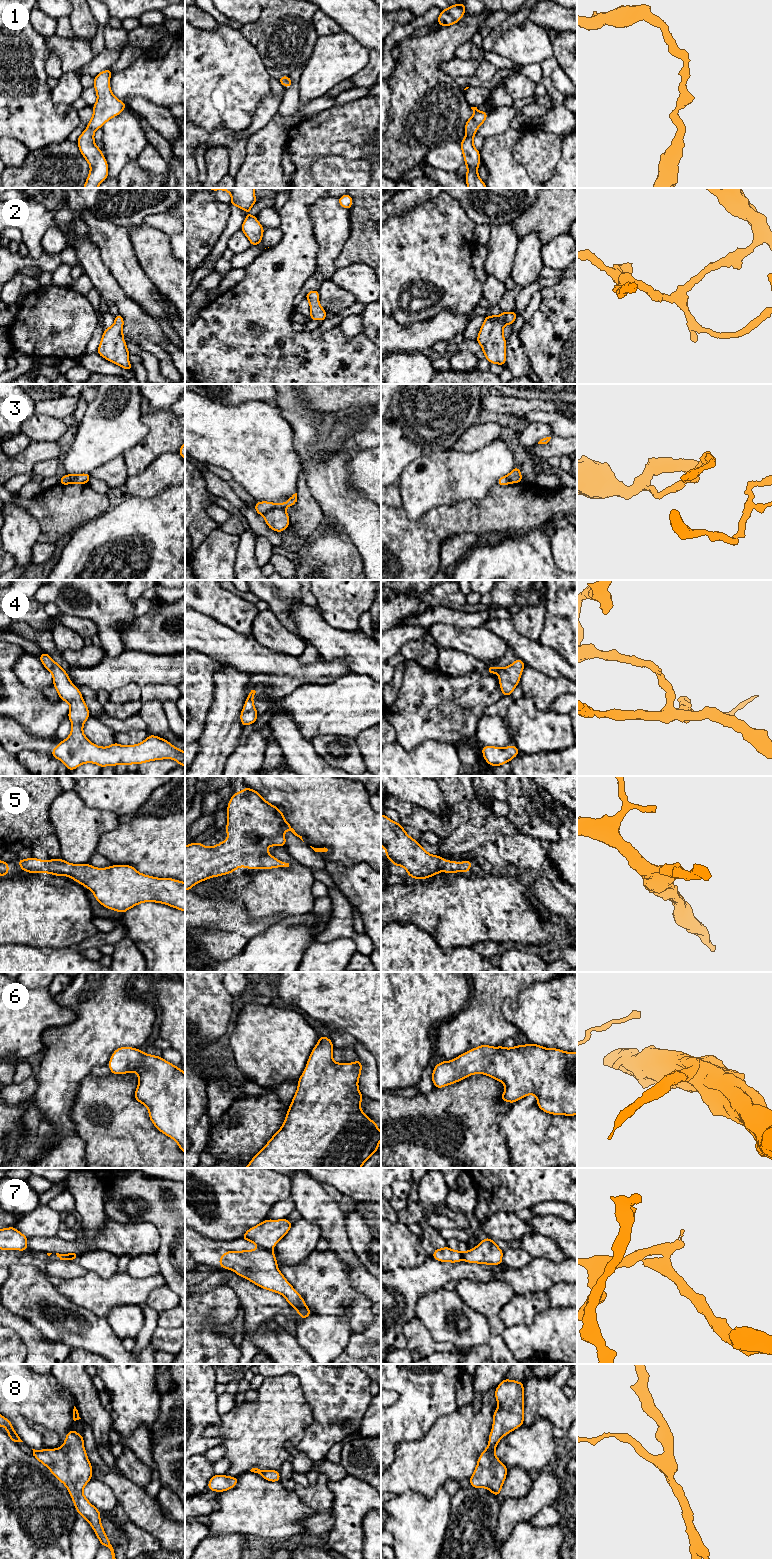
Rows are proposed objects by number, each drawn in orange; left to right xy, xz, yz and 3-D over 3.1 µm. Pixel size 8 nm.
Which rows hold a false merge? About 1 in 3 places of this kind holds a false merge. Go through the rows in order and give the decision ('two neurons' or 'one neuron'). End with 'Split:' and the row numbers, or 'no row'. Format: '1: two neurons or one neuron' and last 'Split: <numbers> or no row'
1: one neuron
2: one neuron
3: two neurons
4: one neuron
5: one neuron
6: one neuron
7: two neurons
8: one neuron
Split: 3, 7

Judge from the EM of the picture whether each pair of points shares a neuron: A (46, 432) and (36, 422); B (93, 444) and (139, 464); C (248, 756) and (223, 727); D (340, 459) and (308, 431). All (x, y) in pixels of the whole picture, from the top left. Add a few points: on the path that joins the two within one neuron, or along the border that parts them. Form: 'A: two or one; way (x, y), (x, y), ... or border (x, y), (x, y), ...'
A: one; way (44, 430), (38, 424)
B: two; border (142, 439), (123, 454)
C: two; border (238, 744), (228, 756), (225, 764)
D: one; way (329, 459), (321, 458), (309, 446), (309, 442)

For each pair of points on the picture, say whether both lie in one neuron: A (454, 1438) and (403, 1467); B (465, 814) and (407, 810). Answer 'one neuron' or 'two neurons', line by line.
A: one neuron
B: one neuron

